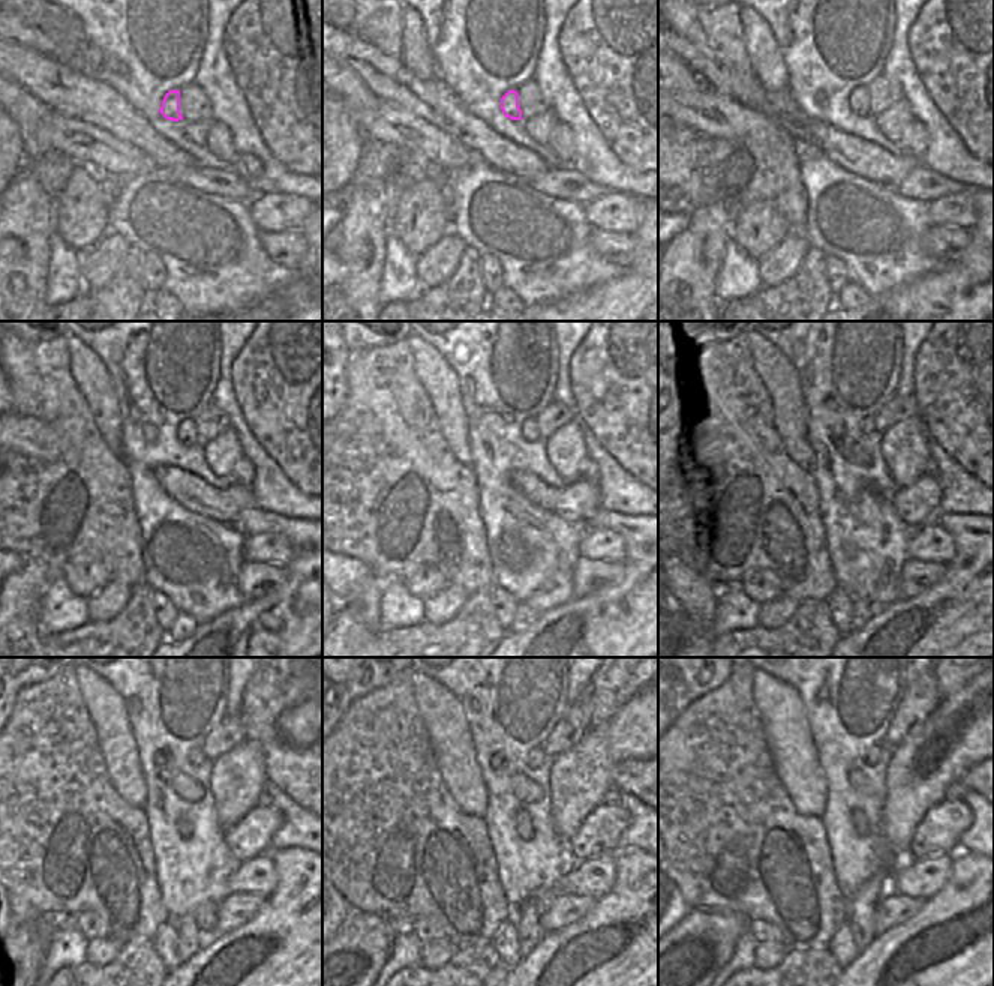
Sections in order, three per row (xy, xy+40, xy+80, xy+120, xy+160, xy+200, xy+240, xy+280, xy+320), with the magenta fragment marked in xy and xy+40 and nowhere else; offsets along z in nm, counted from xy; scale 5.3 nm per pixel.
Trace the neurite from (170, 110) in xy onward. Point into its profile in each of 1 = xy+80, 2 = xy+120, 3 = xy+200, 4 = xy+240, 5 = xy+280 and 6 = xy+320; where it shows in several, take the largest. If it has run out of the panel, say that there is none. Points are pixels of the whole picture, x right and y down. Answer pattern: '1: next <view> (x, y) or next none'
1: next xy+80 (859, 99)
2: next xy+120 (186, 432)
3: next xy+200 (868, 423)
4: next xy+240 (197, 757)
5: next xy+280 (535, 757)
6: next xy+320 (873, 754)

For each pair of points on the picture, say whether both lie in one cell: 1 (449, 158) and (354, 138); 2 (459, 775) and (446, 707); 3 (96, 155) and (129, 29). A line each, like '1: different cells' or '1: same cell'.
1: different cells
2: same cell
3: different cells

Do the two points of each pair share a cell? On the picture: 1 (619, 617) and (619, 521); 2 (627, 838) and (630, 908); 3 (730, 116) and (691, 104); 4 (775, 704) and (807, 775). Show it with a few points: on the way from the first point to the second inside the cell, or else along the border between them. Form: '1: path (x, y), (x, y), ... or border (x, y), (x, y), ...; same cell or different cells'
1: path (637, 596), (637, 547); same cell
2: border (621, 848), (642, 850); different cells
3: path (721, 111), (717, 107), (700, 107); same cell
4: path (784, 722), (795, 757); same cell

